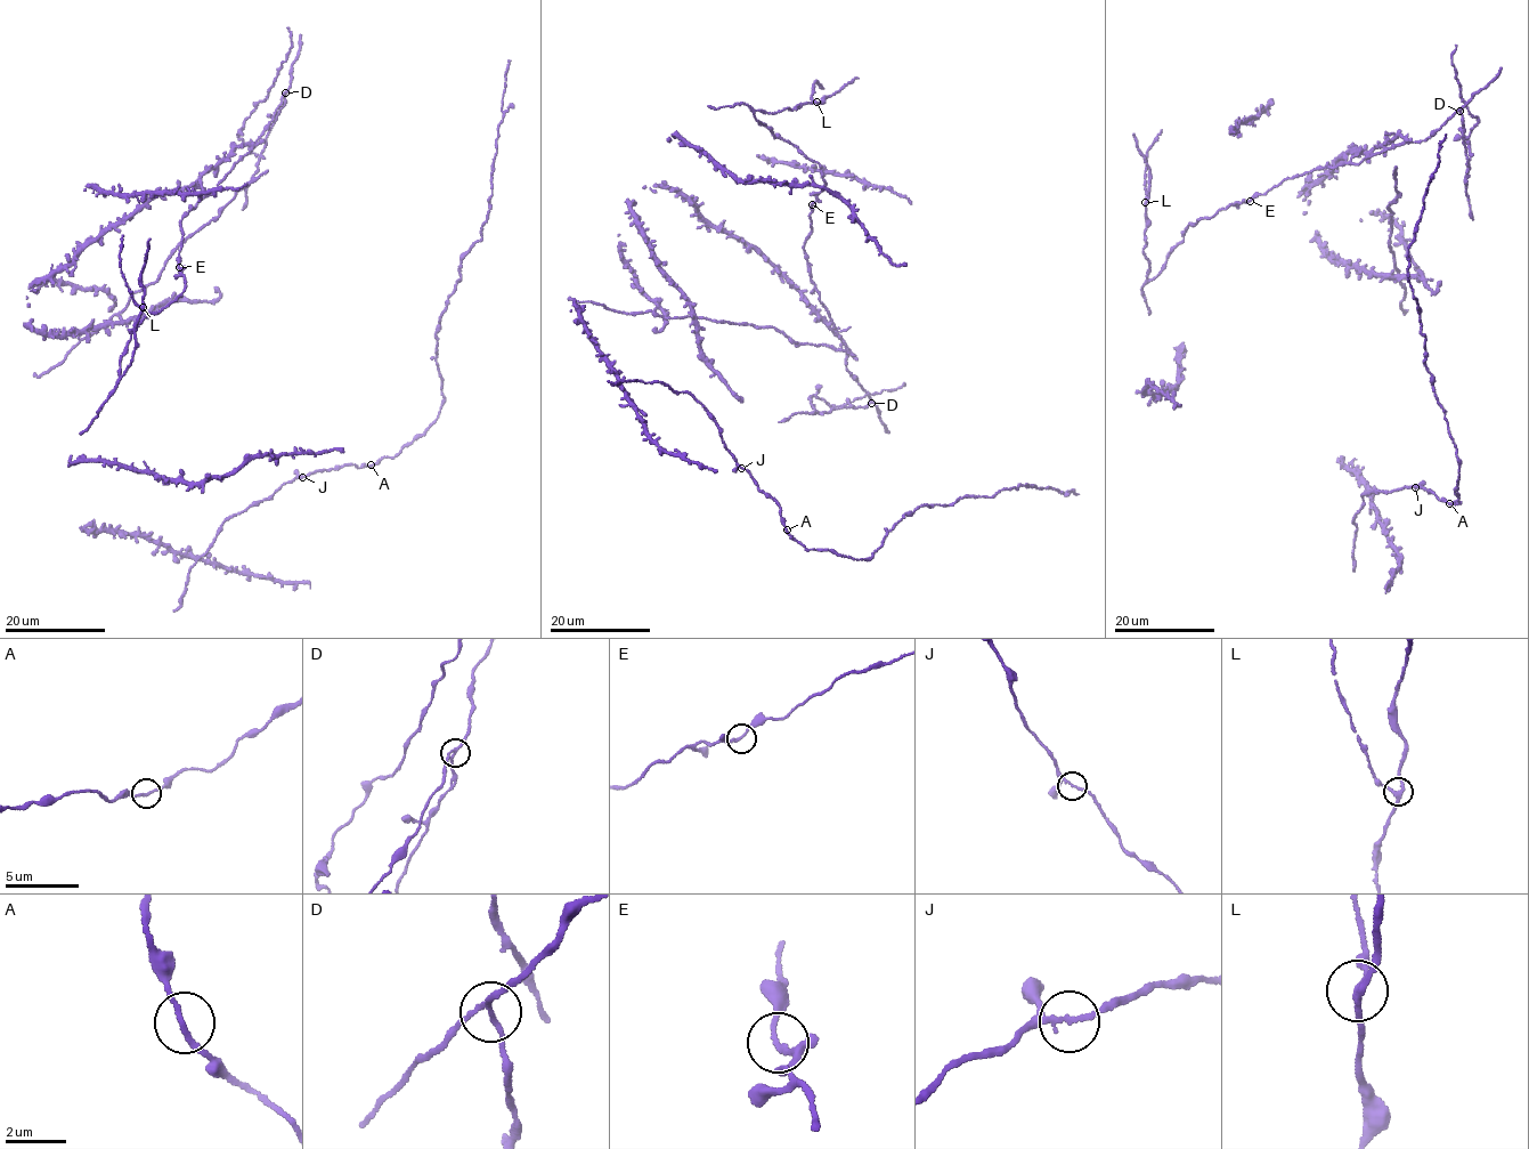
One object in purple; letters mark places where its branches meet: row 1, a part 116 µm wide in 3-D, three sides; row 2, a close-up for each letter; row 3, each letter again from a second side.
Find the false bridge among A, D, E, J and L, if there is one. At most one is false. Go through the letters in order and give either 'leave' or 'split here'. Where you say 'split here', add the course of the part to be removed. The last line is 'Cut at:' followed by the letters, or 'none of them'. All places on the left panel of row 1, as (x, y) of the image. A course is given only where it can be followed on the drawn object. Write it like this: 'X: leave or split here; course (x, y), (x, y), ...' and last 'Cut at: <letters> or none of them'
A: leave
D: split here; course (285, 92), (263, 151), (257, 155), (238, 137), (240, 129), (284, 62), (291, 47), (287, 27)
E: leave
J: leave
L: leave
Cut at: D

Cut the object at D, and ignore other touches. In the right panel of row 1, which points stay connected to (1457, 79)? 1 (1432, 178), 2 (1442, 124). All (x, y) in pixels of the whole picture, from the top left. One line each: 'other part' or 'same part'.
1: other part
2: other part

